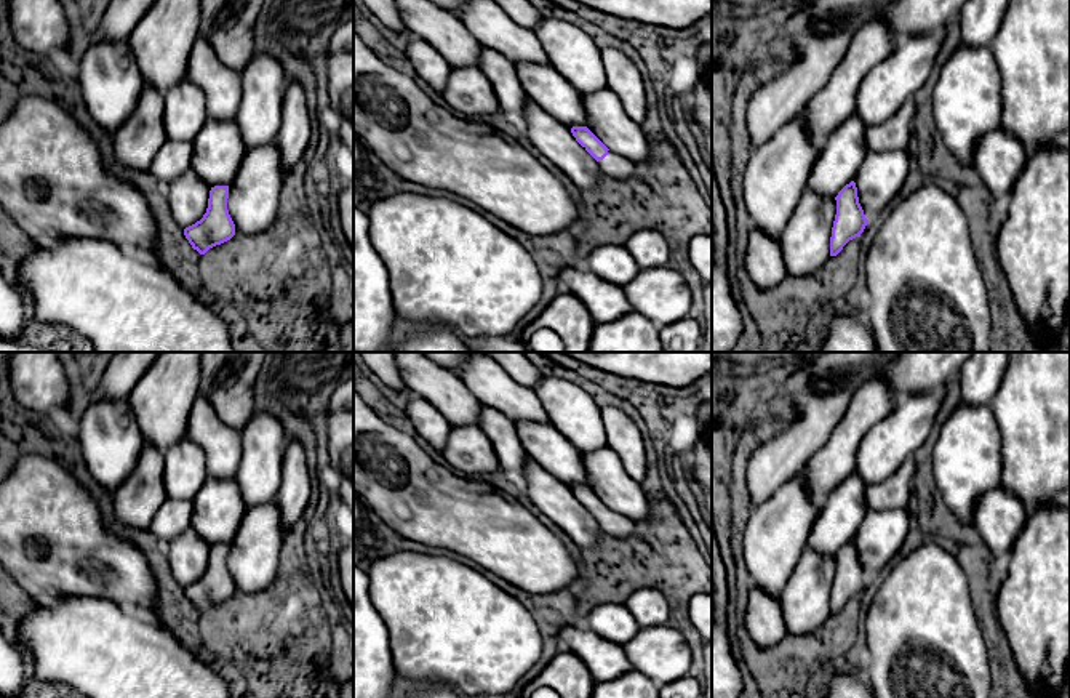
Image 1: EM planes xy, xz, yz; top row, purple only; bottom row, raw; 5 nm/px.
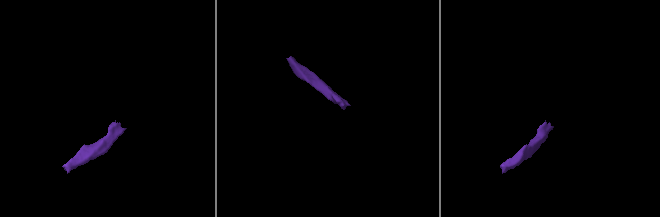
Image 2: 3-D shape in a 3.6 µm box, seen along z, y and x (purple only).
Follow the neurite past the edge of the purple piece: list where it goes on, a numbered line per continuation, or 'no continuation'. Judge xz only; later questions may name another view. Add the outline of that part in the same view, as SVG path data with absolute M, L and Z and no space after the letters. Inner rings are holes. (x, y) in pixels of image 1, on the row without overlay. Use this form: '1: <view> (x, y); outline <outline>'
1: xz (613, 524); outline M608 509L608 514L597 522L609 536L630 536L635 530L635 522L632 519L613 509Z

